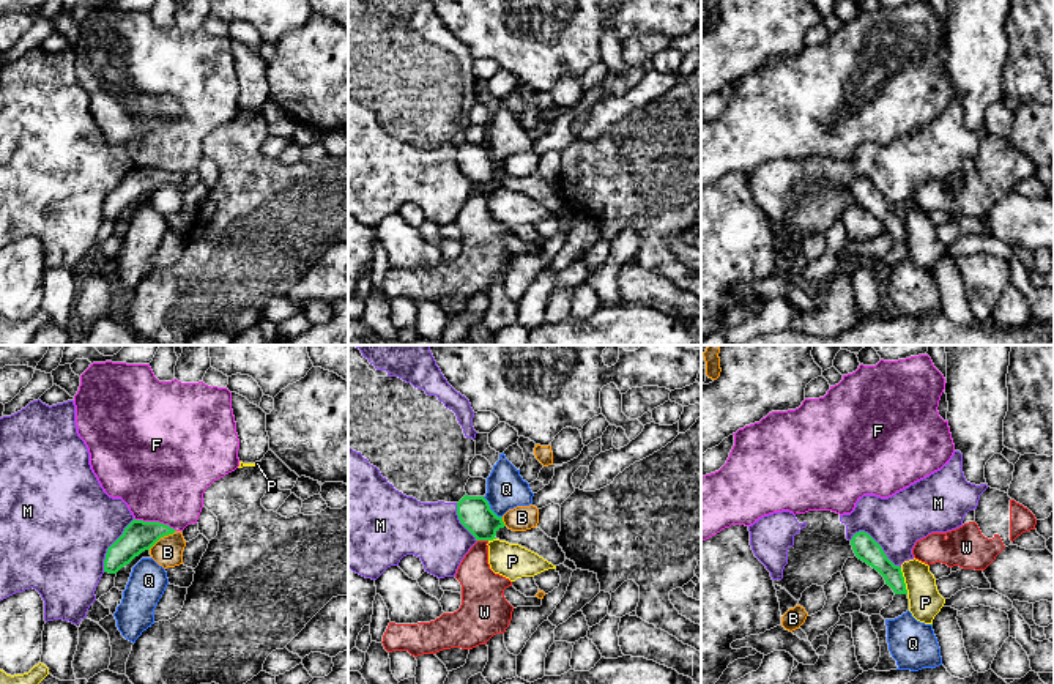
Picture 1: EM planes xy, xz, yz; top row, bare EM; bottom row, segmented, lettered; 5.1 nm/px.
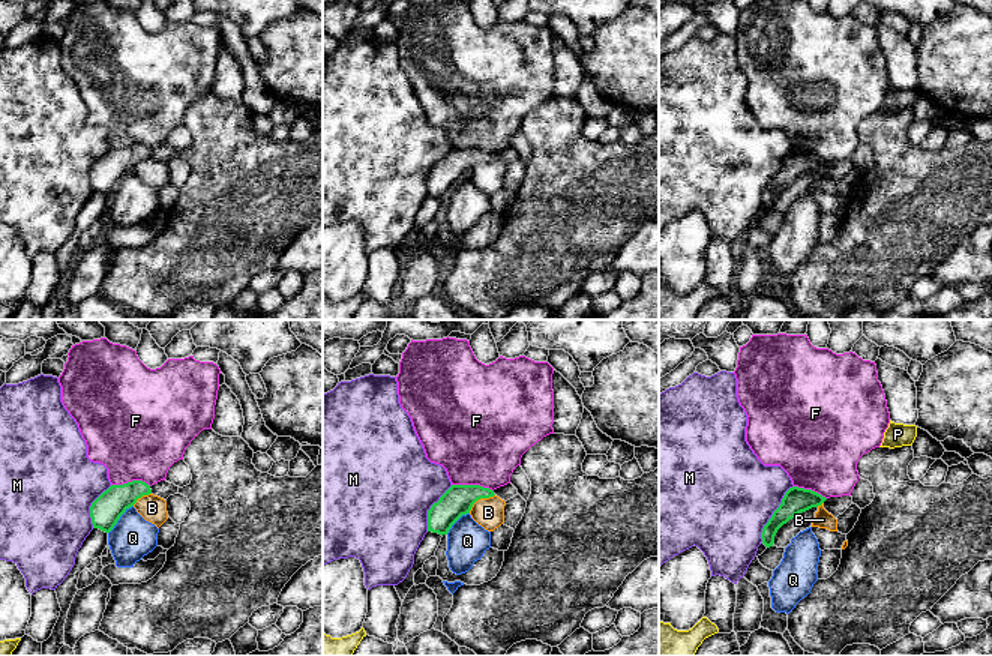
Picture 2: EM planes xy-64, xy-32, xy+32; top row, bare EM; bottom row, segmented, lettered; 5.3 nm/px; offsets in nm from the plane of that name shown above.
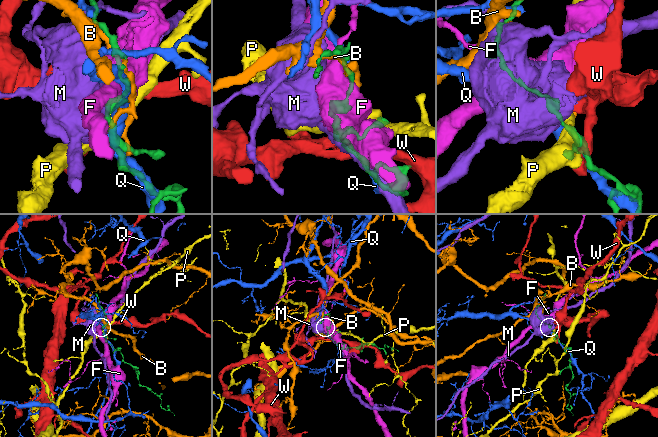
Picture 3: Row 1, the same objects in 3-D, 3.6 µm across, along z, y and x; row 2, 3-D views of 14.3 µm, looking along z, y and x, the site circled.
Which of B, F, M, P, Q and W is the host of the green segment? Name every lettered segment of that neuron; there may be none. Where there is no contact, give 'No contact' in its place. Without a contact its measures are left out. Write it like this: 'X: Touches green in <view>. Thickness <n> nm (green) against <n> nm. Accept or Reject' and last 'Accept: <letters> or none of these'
B: Touches green in xy. Thickness 160 nm (green) against 160 nm. Reject
F: Touches green in xy. Thickness 160 nm (green) against 480 nm. Reject
M: Touches green in yz. Thickness 120 nm (green) against 280 nm. Reject
P: Touches green in yz. Thickness 120 nm (green) against 170 nm. Reject
Q: Touches green in xz. Thickness 170 nm (green) against 200 nm. Reject
W: Touches green in xz. Thickness 170 nm (green) against 200 nm. Accept
Accept: W

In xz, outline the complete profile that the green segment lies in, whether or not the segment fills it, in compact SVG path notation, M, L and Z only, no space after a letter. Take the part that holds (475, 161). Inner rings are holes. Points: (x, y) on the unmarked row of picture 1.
M468 142L457 150L457 162L477 188L455 221L462 232L460 255L430 270L389 270L381 288L388 299L408 298L418 304L451 295L473 296L509 274L514 254L506 247L504 236L512 229L490 216L487 192L506 173L503 164L490 156L484 143Z

